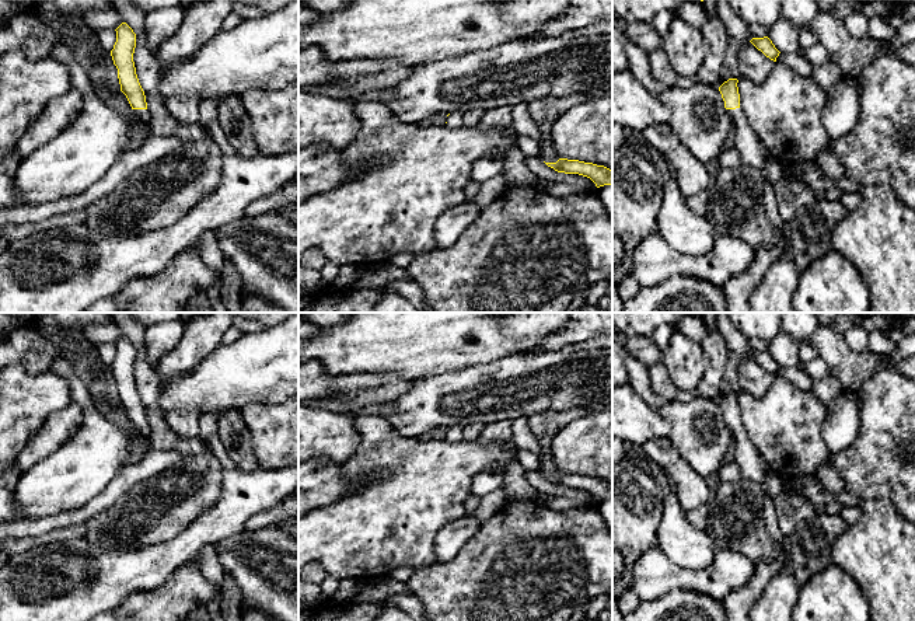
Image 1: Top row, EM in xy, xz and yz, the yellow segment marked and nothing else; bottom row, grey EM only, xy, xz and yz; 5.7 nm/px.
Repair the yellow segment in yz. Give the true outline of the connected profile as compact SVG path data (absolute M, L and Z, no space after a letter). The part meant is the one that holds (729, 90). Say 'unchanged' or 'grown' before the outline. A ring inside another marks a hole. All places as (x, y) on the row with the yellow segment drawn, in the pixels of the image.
grown; M729 79L719 87L724 101L724 108L727 109L736 130L733 146L738 150L743 164L761 170L769 154L759 137L748 125L747 118L740 107L737 83L737 79Z

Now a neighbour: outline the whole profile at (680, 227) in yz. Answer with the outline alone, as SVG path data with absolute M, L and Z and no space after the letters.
M674 178L664 186L656 231L671 248L695 257L709 252L717 238L712 220L695 214L688 207L687 198Z

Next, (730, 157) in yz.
M727 144L719 157L722 168L733 168L741 164L741 156L733 144Z

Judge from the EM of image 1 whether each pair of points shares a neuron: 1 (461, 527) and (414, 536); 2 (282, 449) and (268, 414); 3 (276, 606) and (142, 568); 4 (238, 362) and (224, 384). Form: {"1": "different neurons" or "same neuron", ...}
{"1": "different neurons", "2": "same neuron", "3": "different neurons", "4": "same neuron"}

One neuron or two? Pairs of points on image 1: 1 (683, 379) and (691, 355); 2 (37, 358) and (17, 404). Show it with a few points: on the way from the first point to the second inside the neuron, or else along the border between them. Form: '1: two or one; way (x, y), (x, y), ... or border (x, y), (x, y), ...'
1: one; way (685, 373), (685, 360)
2: two; border (14, 363), (30, 373), (51, 367)

